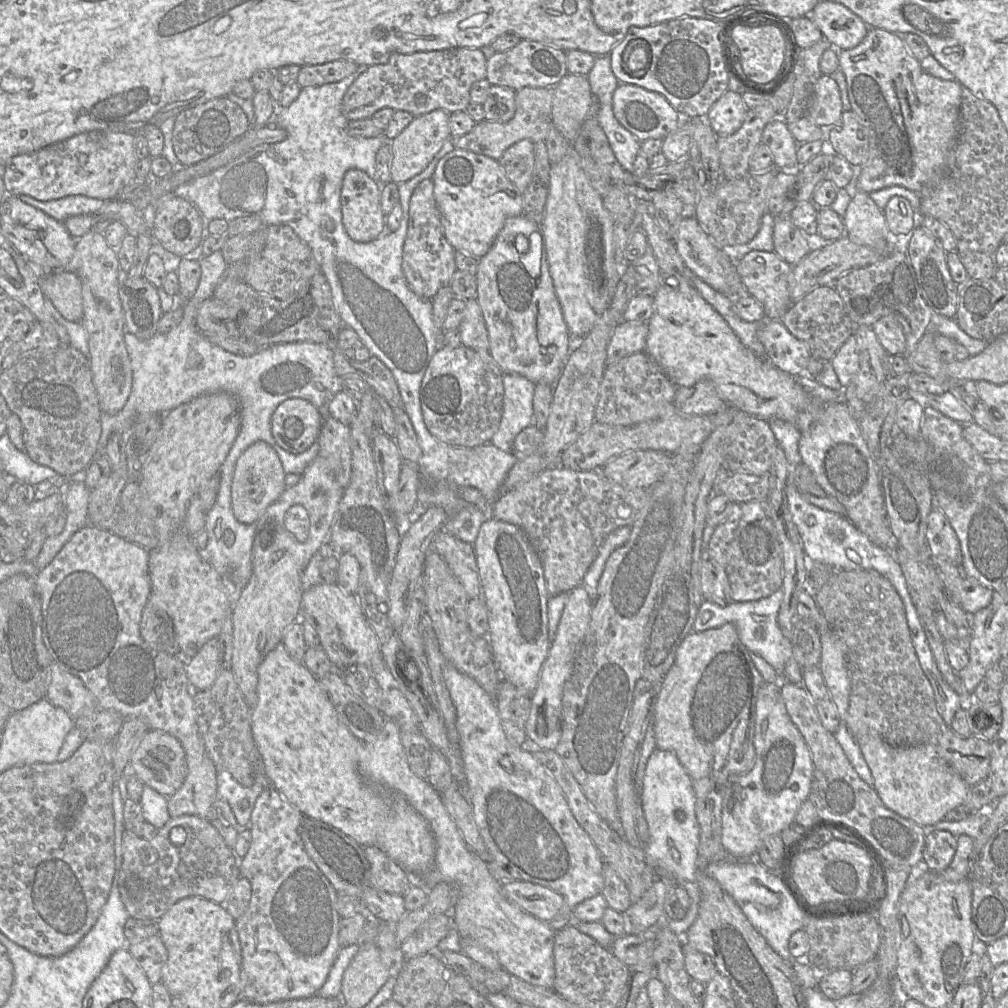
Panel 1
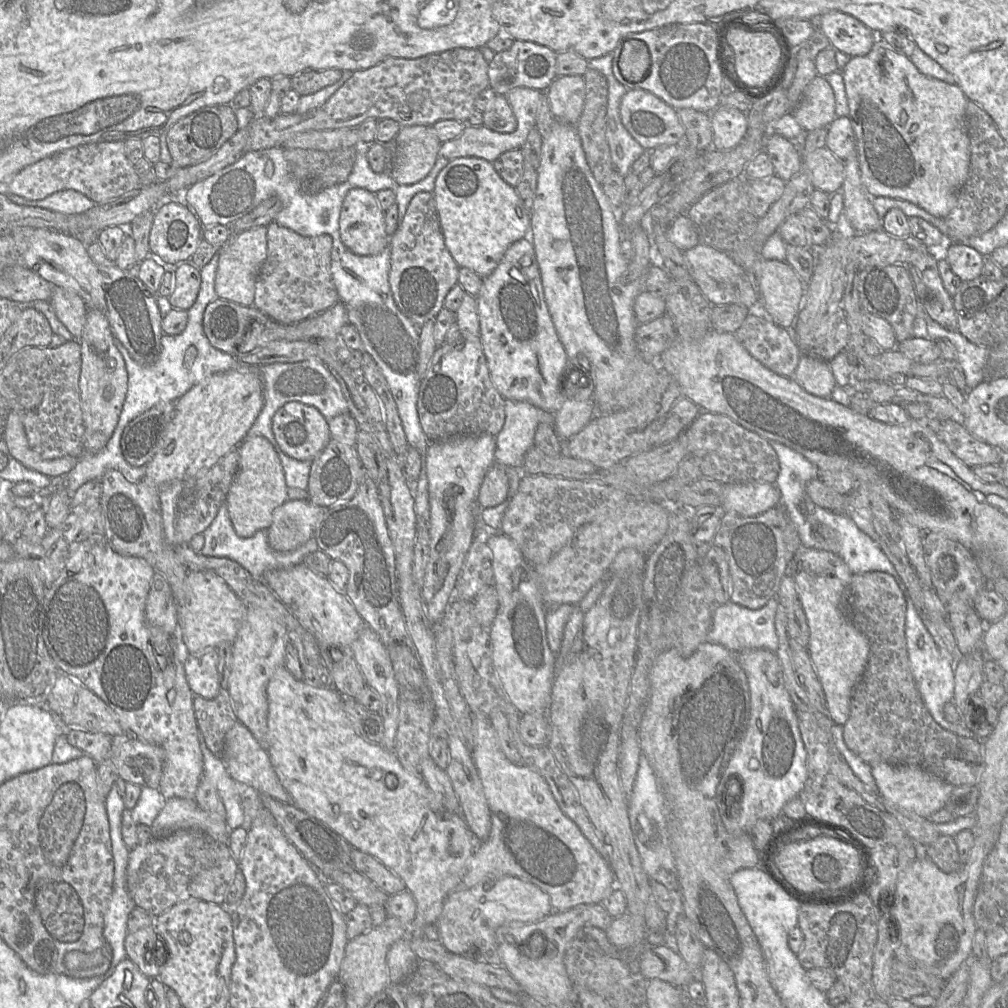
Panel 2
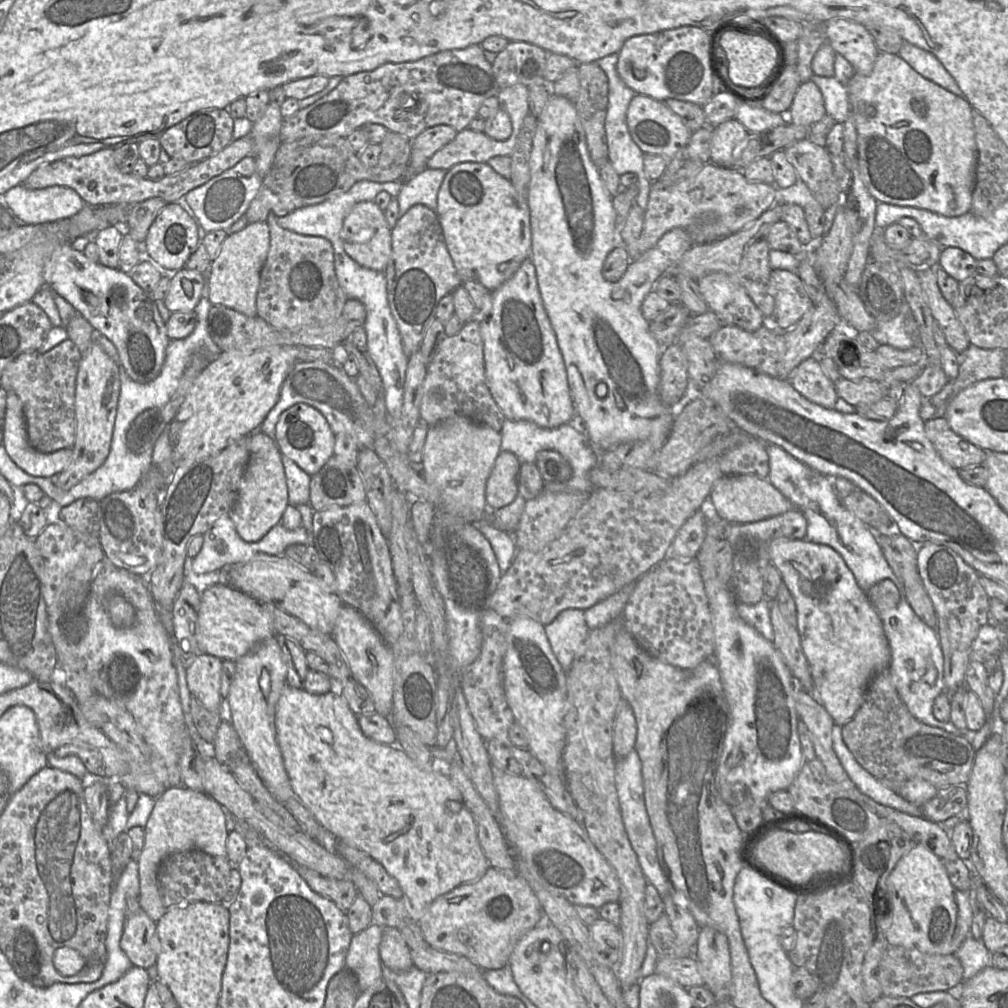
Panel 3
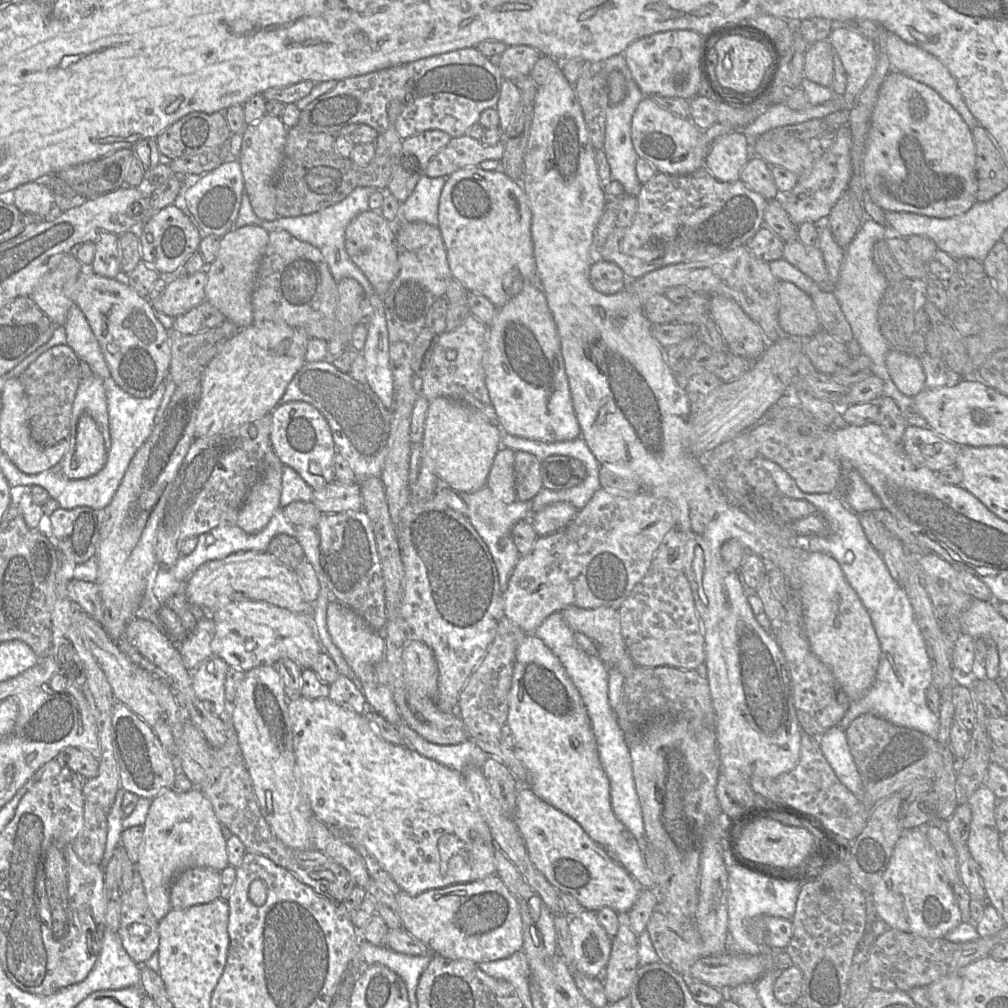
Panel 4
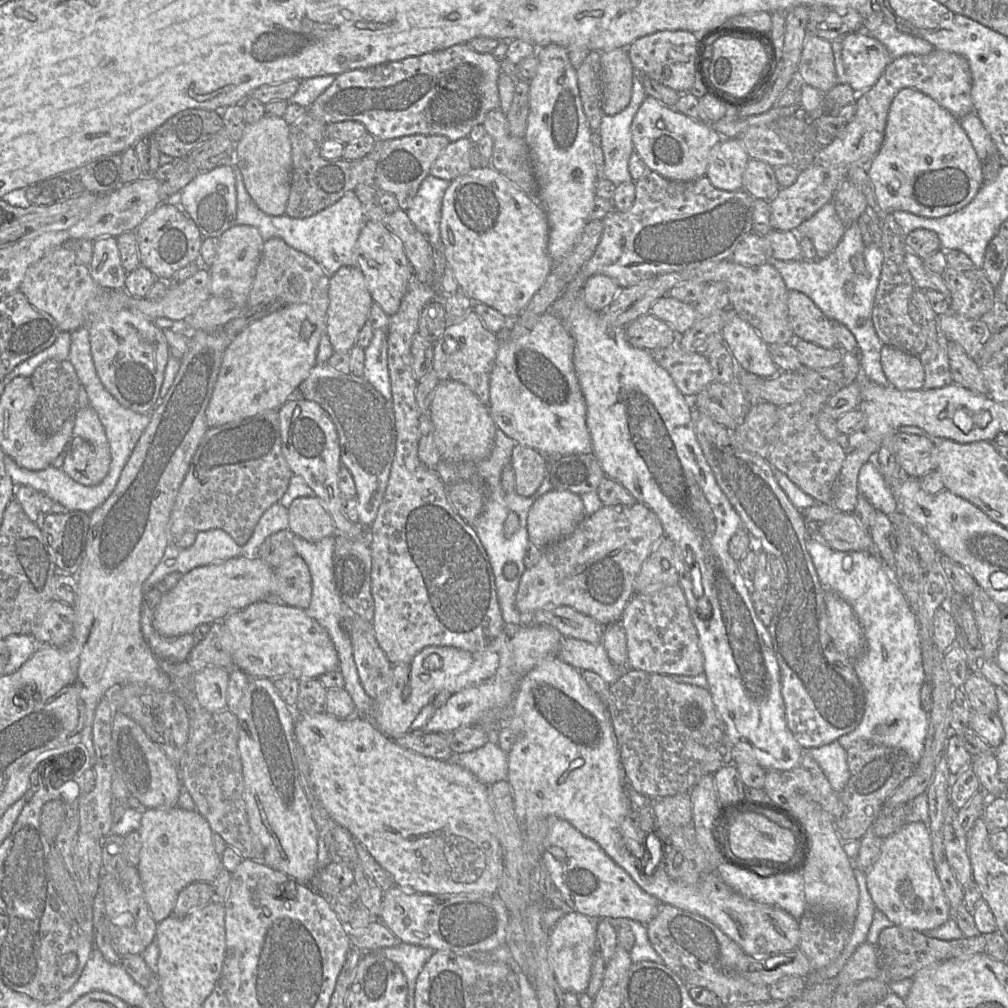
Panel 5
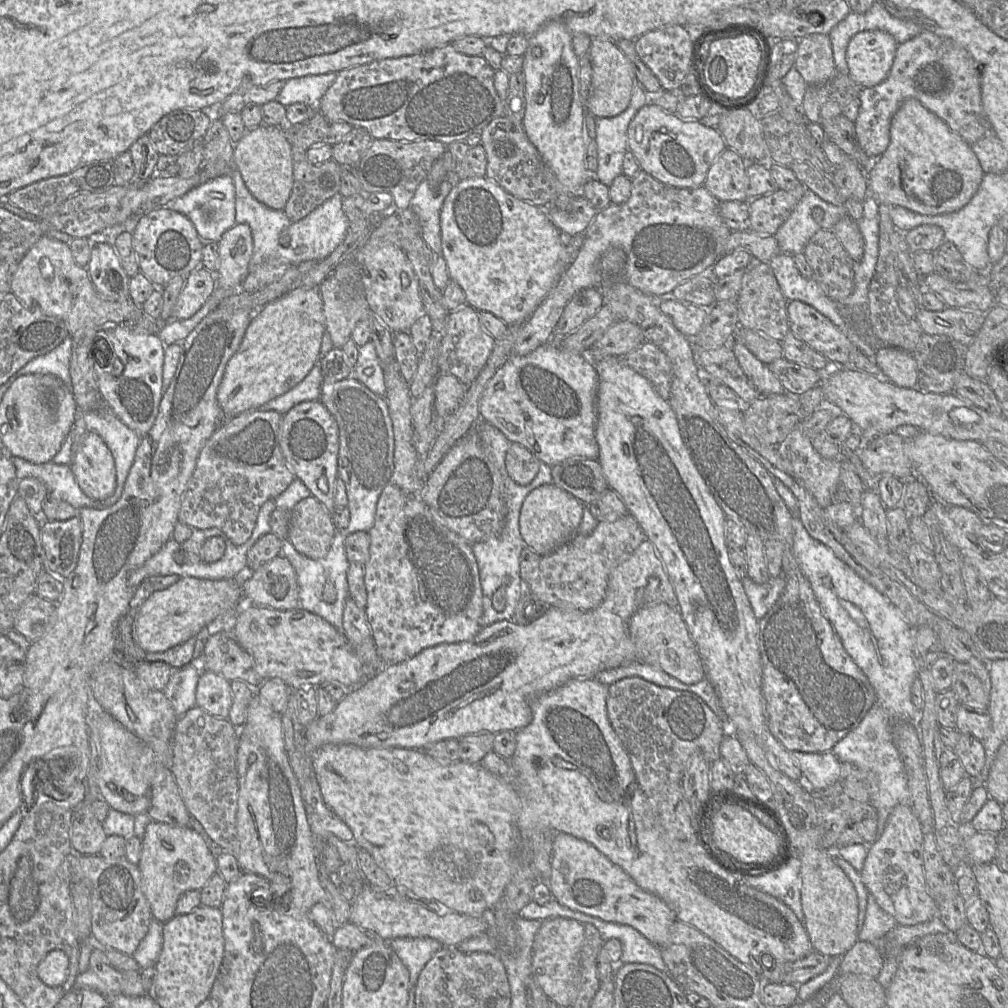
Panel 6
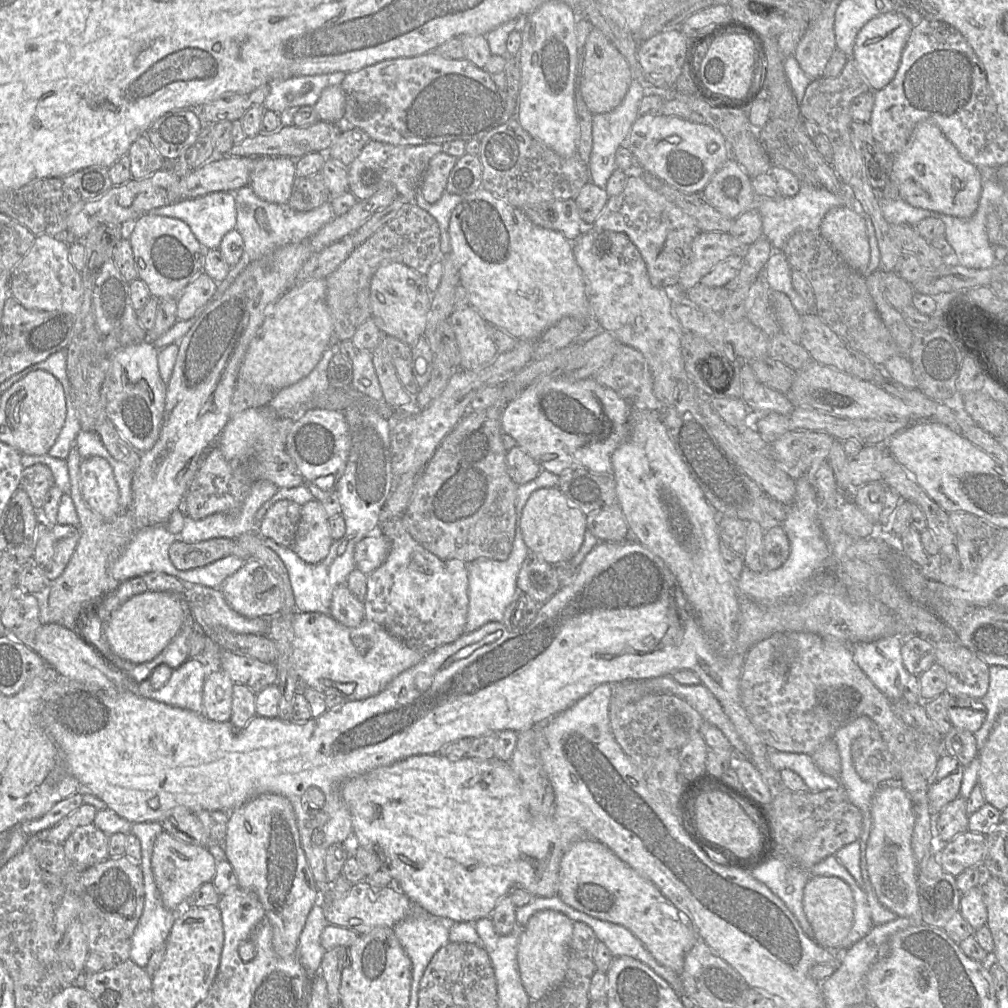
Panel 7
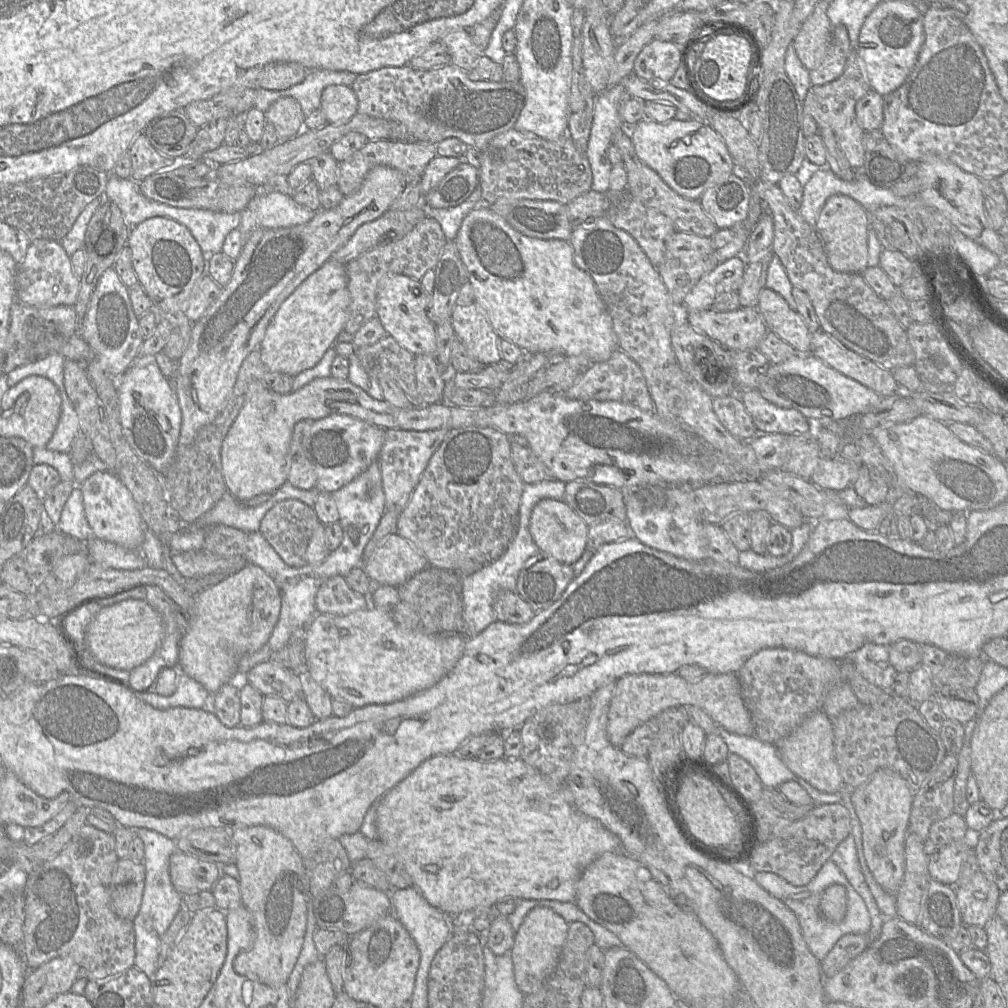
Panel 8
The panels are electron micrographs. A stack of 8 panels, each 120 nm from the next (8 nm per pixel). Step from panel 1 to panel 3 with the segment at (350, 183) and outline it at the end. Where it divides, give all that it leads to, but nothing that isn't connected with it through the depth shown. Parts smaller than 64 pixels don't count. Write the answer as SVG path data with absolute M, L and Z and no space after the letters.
M374 201L359 202L344 219L340 238L345 252L360 266L379 272L387 268L392 253L392 230L385 213Z

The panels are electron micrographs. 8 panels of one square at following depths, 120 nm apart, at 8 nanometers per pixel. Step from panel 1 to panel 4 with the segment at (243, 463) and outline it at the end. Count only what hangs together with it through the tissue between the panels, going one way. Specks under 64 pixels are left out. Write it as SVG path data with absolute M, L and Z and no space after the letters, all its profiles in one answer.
M275 451L266 455L263 475L249 491L237 517L236 525L246 534L255 535L261 532L269 523L275 511L281 507L282 477L284 464Z

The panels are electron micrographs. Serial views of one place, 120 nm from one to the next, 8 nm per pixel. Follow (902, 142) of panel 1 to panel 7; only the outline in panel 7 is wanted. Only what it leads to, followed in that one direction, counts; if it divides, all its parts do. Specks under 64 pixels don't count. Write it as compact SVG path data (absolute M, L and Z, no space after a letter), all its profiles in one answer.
M922 121L915 127L906 147L895 155L889 183L896 183L900 198L914 207L959 218L969 218L978 208L984 180L985 174L961 156L935 123Z

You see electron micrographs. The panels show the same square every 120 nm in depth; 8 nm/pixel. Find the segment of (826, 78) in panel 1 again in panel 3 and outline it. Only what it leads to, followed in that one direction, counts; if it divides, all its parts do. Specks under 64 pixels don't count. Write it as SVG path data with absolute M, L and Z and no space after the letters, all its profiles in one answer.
M811 80L802 82L787 113L788 122L810 127L826 115L824 98Z

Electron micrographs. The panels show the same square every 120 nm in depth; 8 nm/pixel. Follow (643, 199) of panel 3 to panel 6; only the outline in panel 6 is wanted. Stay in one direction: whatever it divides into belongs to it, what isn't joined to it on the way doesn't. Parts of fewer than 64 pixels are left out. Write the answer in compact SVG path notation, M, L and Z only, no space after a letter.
M634 79L627 108L614 117L596 118L598 168L594 177L606 186L623 174L623 159L628 149L628 127L636 113L649 102L649 94Z

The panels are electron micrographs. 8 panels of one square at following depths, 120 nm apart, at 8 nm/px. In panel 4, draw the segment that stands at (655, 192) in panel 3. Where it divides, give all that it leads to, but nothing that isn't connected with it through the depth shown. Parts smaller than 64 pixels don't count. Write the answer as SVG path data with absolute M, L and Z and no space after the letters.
M705 166L687 175L669 175L658 172L648 182L642 184L640 193L637 196L637 211L632 224L629 227L616 226L603 247L596 252L593 263L596 259L613 262L622 269L629 281L634 281L668 265L716 257L739 246L746 245L747 242L754 237L756 232L764 225L764 211L767 203L768 200L764 196L751 190L741 179L734 182L721 182L717 180Z

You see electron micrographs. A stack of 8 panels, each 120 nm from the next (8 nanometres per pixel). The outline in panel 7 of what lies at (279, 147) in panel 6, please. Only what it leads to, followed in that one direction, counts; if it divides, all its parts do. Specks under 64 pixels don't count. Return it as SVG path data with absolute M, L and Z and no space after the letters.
M259 156L254 158L254 169L249 186L261 199L276 203L289 202L295 175L295 160L289 157Z

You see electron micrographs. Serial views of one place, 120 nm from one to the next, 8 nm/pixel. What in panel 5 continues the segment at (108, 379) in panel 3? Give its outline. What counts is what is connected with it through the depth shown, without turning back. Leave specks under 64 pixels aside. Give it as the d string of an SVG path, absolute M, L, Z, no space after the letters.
M86 406L76 410L75 423L70 440L72 442L70 449L66 452L62 466L63 471L82 485L95 486L99 484L109 471L111 453L105 429L98 414L92 407Z

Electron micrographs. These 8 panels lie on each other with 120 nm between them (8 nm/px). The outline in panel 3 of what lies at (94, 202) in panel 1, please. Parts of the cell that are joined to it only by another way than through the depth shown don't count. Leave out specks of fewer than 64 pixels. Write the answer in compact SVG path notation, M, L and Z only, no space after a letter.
M20 184L10 188L5 196L8 208L26 225L69 218L87 205L74 189L66 186L29 189Z

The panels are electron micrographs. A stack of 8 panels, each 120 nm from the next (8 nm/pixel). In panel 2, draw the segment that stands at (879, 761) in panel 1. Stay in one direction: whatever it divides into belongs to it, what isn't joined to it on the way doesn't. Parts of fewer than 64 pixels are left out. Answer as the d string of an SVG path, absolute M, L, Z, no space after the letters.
M879 763L871 767L871 770L878 792L883 798L901 809L914 812L924 818L944 808L954 788L953 785L916 765Z

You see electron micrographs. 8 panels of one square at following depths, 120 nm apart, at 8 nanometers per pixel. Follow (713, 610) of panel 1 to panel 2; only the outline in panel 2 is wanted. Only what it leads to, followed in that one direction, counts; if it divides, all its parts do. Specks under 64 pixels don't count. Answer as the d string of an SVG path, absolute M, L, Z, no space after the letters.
M776 596L759 609L750 609L732 601L716 605L712 625L706 640L721 644L732 652L752 649L766 649L776 652L779 646L775 627L775 617L778 607L779 602Z

